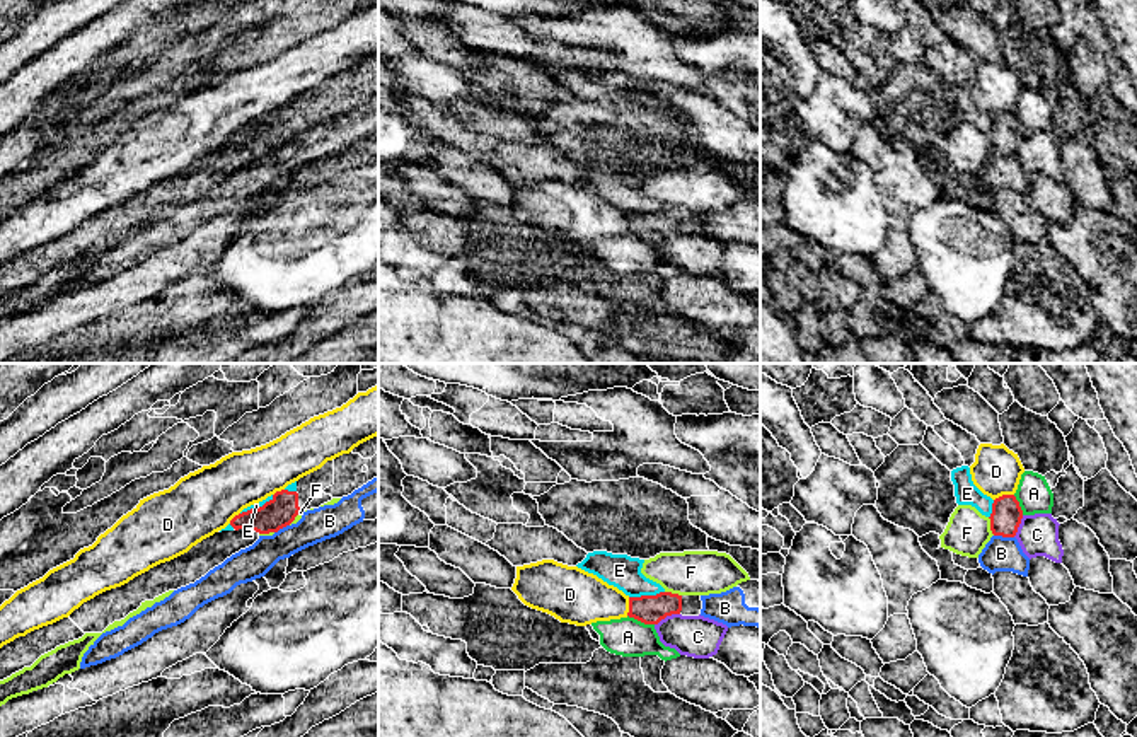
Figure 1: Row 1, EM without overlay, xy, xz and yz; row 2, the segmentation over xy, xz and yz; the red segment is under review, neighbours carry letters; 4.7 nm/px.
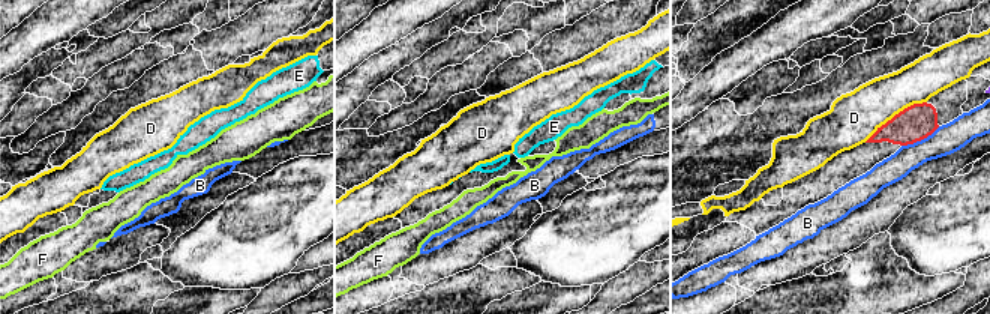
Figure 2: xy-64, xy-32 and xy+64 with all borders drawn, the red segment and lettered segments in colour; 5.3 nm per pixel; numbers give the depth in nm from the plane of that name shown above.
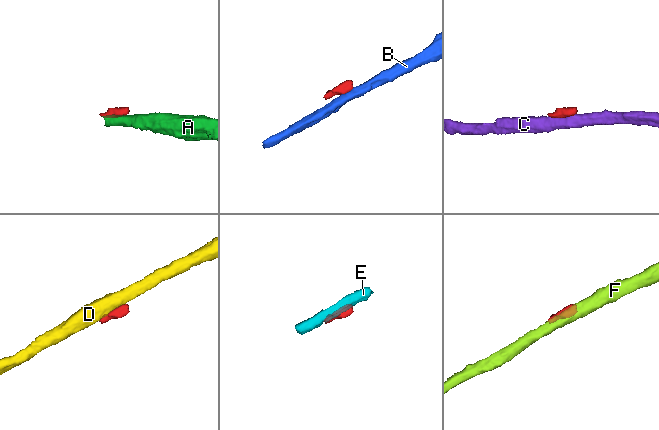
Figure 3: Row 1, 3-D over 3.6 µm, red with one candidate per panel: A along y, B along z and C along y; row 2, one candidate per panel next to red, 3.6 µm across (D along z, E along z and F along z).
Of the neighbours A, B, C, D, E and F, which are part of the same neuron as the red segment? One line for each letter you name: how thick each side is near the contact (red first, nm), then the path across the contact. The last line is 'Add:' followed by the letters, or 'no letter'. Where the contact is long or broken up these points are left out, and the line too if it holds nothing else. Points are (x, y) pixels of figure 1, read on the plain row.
Add: no letter

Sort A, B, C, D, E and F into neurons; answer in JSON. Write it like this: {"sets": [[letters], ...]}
{"sets": [["A"], ["B"], ["C"], ["D"], ["E"], ["F"]]}

